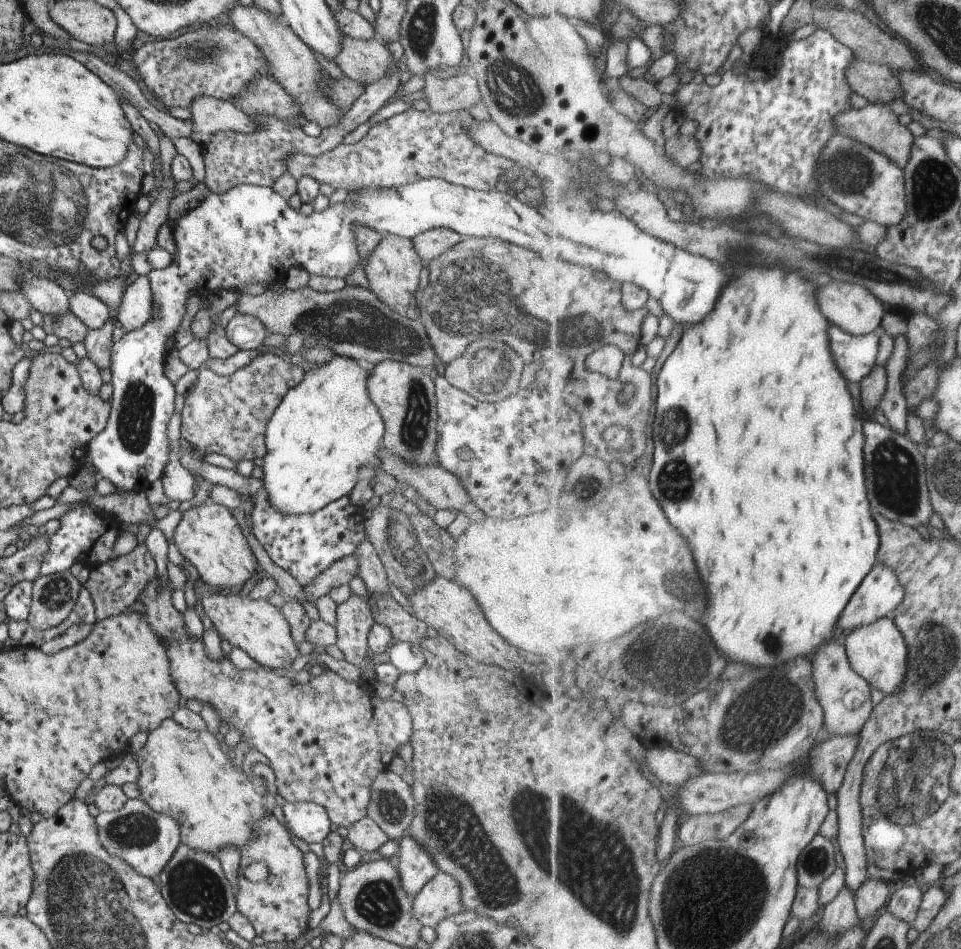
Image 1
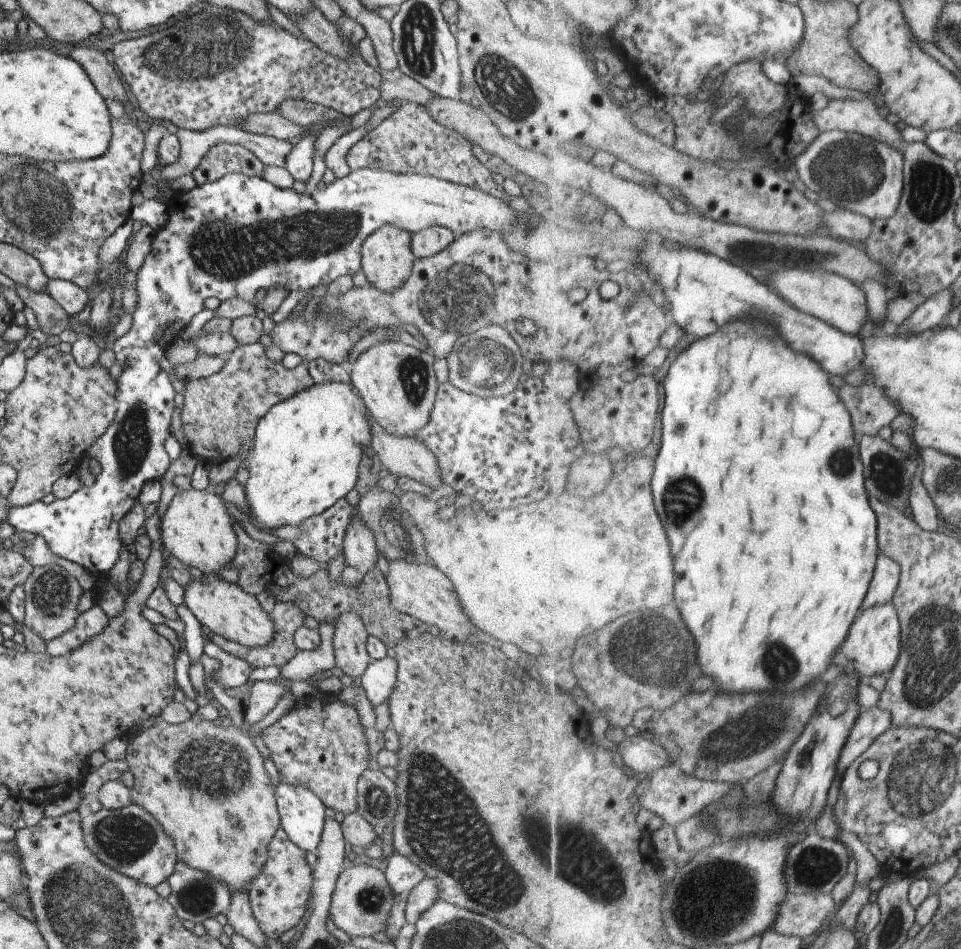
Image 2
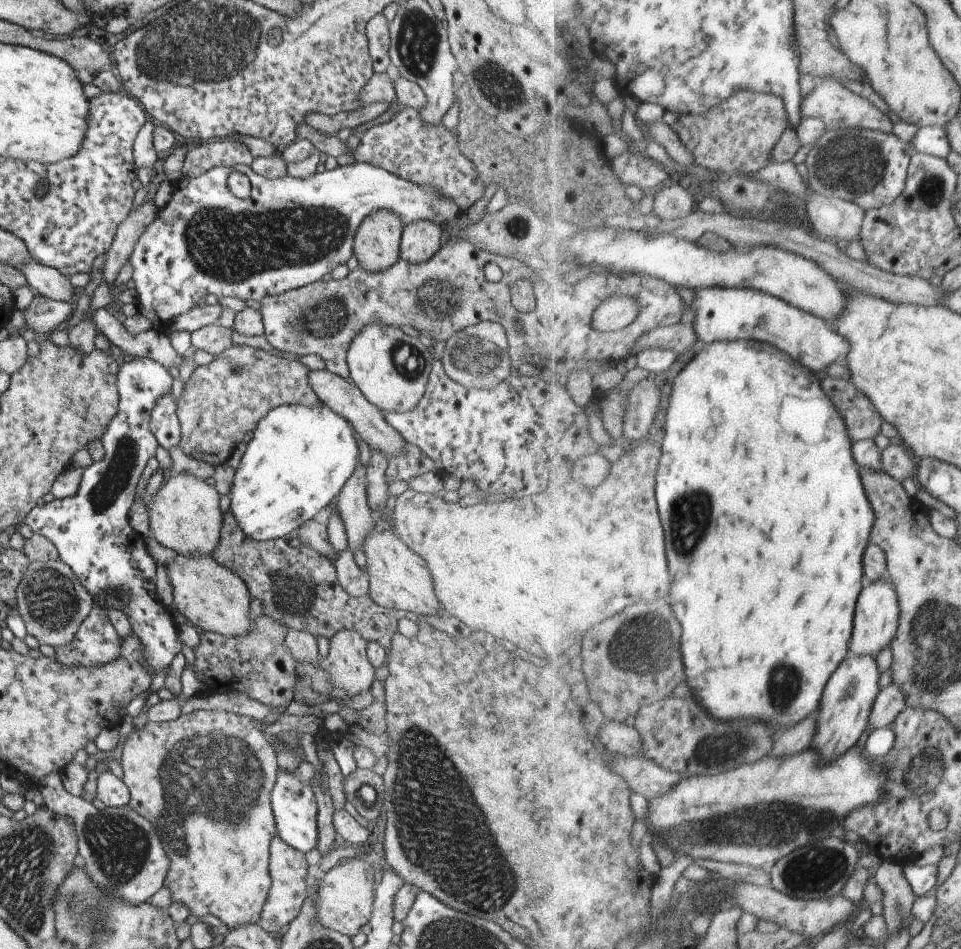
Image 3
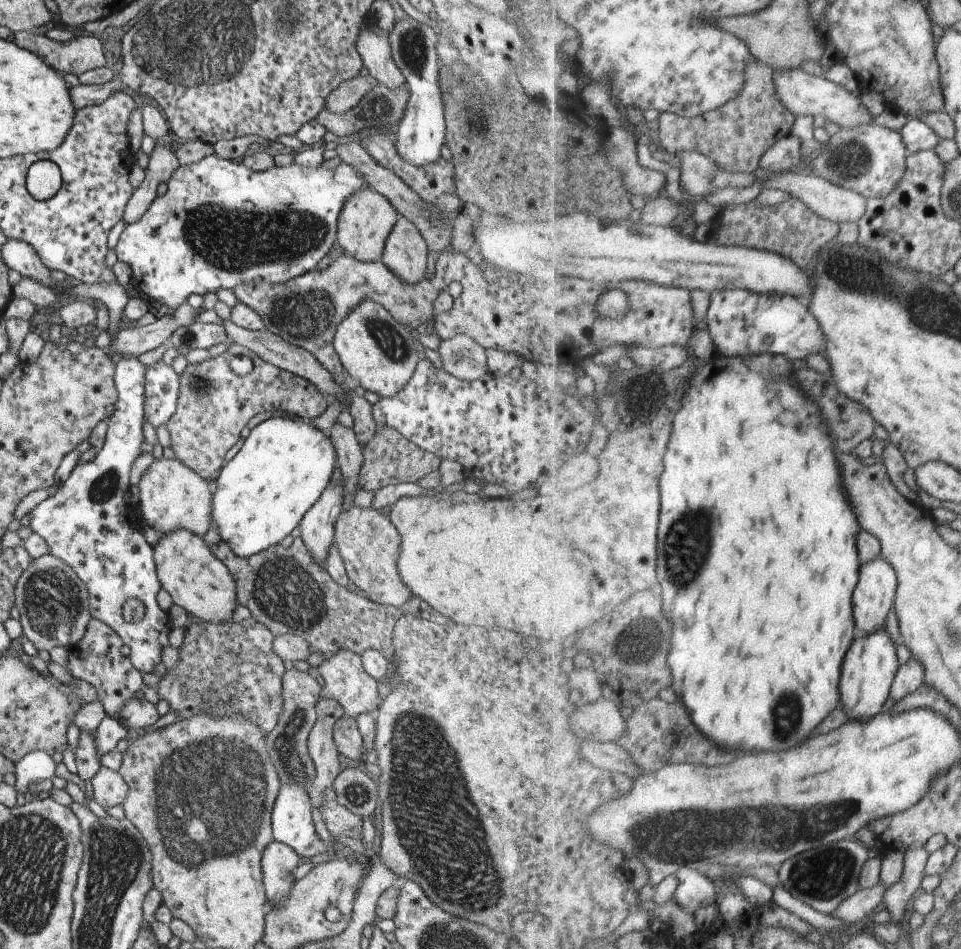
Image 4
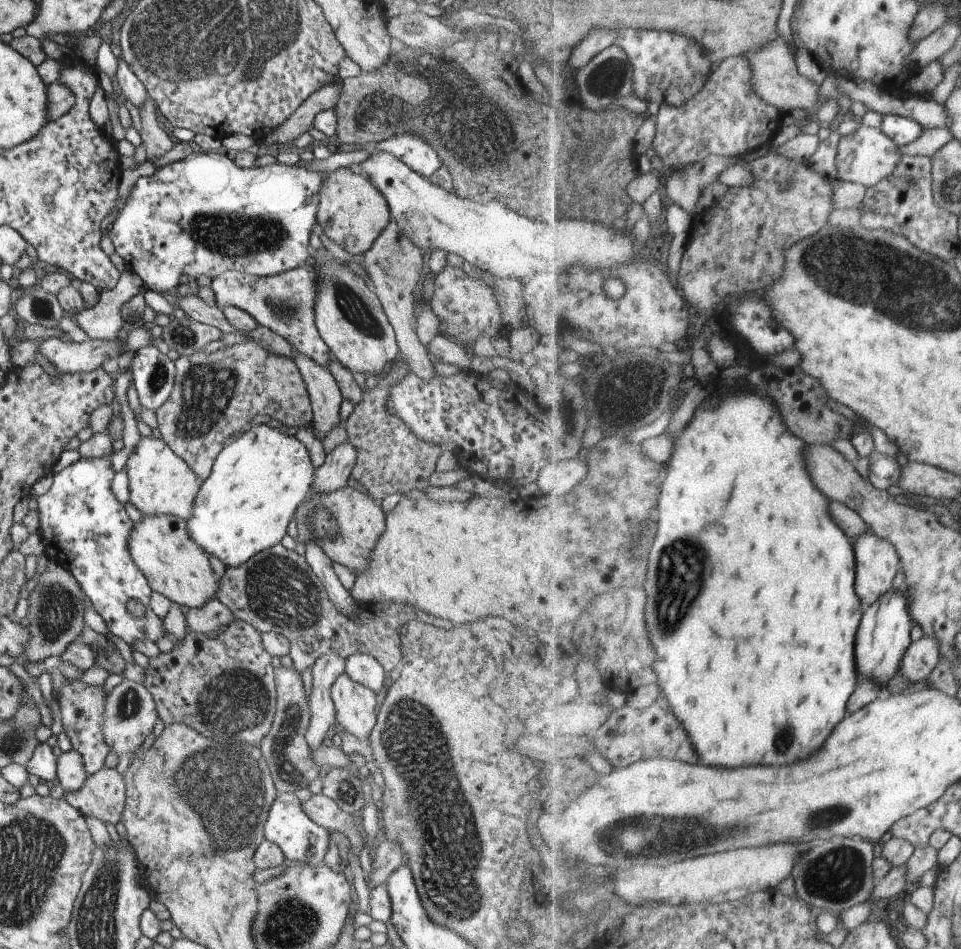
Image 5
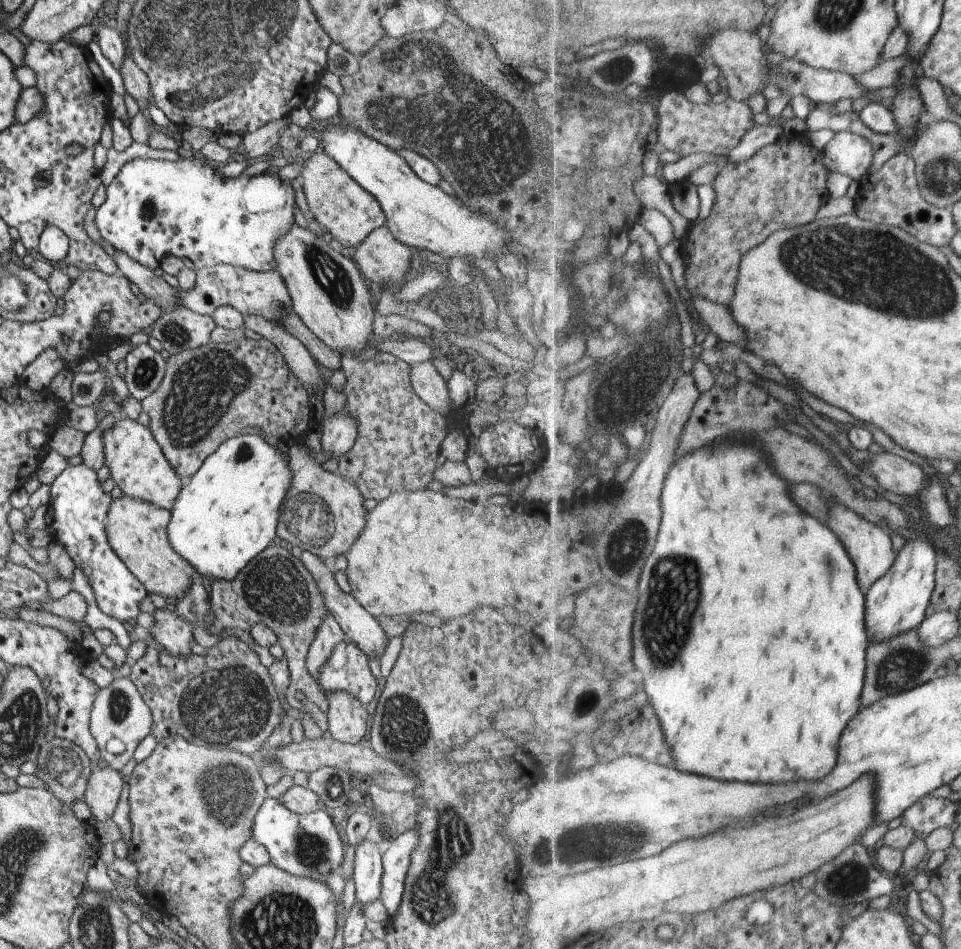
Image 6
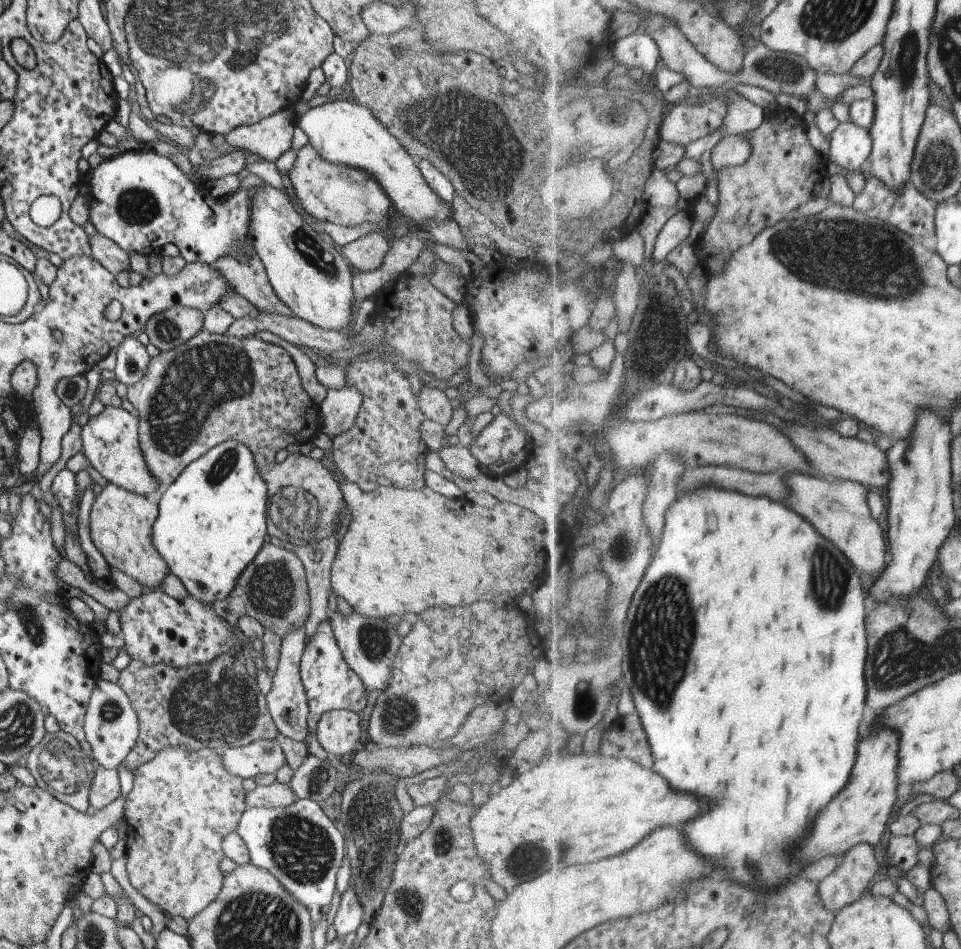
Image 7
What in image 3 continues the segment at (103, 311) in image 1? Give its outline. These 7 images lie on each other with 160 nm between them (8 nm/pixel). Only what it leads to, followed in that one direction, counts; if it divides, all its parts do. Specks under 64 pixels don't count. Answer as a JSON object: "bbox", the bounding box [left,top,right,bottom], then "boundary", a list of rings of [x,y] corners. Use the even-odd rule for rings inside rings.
{"bbox":[19,258,73,302],"boundary":[[[30,258],[19,270],[25,277],[26,284],[35,290],[35,294],[52,301],[71,302],[73,287],[69,279],[54,268],[44,267]]]}

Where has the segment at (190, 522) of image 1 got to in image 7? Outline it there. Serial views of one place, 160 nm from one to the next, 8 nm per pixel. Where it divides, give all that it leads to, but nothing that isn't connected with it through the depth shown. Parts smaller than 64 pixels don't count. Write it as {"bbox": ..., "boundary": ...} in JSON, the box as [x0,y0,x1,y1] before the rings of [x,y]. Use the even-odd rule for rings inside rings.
{"bbox":[80,406,157,494],"boundary":[[[104,406],[97,415],[88,418],[80,428],[81,454],[85,460],[107,483],[141,494],[157,490],[157,480],[149,476],[149,470],[143,464],[143,456],[137,440],[137,418],[119,406]]]}

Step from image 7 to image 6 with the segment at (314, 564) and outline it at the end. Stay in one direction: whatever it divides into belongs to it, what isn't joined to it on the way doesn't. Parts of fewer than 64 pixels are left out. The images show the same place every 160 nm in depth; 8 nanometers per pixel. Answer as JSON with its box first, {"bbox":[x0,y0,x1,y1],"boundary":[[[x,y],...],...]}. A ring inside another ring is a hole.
{"bbox":[305,610,345,680],"boundary":[[[325,610],[325,618],[321,620],[305,654],[305,668],[314,680],[317,680],[319,676],[317,672],[321,670],[325,658],[329,658],[329,654],[333,652],[333,646],[344,640],[345,634],[341,632],[341,628],[335,623],[331,614]]]}

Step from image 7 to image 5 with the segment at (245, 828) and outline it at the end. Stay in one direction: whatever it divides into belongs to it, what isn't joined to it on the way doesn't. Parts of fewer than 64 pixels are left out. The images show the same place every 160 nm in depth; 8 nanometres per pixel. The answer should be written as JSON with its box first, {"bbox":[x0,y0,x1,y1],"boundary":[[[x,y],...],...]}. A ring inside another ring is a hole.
{"bbox":[262,793,330,866],"boundary":[[[293,793],[276,794],[263,823],[262,833],[265,840],[281,850],[286,863],[319,866],[324,862],[330,833],[305,816],[305,812],[301,810],[301,803]]]}

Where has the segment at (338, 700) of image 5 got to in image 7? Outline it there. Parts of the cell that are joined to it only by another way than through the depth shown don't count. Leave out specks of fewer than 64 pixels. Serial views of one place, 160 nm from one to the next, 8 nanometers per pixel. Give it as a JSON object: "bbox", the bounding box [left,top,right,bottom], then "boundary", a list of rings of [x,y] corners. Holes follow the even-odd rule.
{"bbox":[316,709,360,759],"boundary":[[[345,709],[325,712],[316,725],[317,741],[329,757],[346,759],[359,749],[360,714]]]}

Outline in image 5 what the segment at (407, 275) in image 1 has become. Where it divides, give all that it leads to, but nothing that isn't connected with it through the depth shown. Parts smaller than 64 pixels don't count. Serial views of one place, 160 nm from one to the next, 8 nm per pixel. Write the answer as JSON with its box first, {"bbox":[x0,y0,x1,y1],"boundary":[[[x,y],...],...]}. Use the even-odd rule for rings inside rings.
{"bbox":[315,168,391,255],"boundary":[[[337,168],[325,173],[317,192],[315,220],[327,238],[351,255],[363,255],[391,221],[383,196],[354,169]]]}

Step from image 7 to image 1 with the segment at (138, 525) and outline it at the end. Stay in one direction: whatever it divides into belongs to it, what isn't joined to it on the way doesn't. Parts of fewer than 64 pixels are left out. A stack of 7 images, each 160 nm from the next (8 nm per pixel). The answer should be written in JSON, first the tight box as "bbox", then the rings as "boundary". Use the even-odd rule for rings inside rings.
{"bbox":[200,591,300,671],"boundary":[[[236,591],[222,596],[214,593],[200,596],[203,614],[211,622],[220,640],[226,640],[231,647],[237,647],[251,660],[261,664],[265,669],[283,668],[290,671],[291,662],[300,657],[297,645],[289,634],[289,625],[279,609],[265,600],[251,600],[248,596],[240,596]]]}

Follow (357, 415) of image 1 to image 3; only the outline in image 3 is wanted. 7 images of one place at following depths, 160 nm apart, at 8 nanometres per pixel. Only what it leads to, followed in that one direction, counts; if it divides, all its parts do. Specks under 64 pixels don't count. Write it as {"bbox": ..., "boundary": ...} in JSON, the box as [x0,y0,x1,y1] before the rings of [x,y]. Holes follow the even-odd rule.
{"bbox":[228,404,359,541],"boundary":[[[323,404],[279,405],[257,422],[238,460],[228,509],[246,537],[266,541],[287,536],[328,506],[353,474],[359,448],[353,427]]]}

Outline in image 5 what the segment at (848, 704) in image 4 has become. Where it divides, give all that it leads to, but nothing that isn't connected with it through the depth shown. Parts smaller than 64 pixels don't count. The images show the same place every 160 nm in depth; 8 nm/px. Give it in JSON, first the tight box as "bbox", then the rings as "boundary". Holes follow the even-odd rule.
{"bbox":[856,588,916,686],"boundary":[[[891,588],[877,603],[871,603],[864,611],[864,619],[861,622],[860,632],[856,642],[857,669],[860,676],[873,680],[877,686],[887,684],[887,680],[893,676],[902,666],[905,654],[912,646],[911,628],[916,625],[913,620],[911,608],[909,608],[909,596],[907,589],[896,592]]]}

